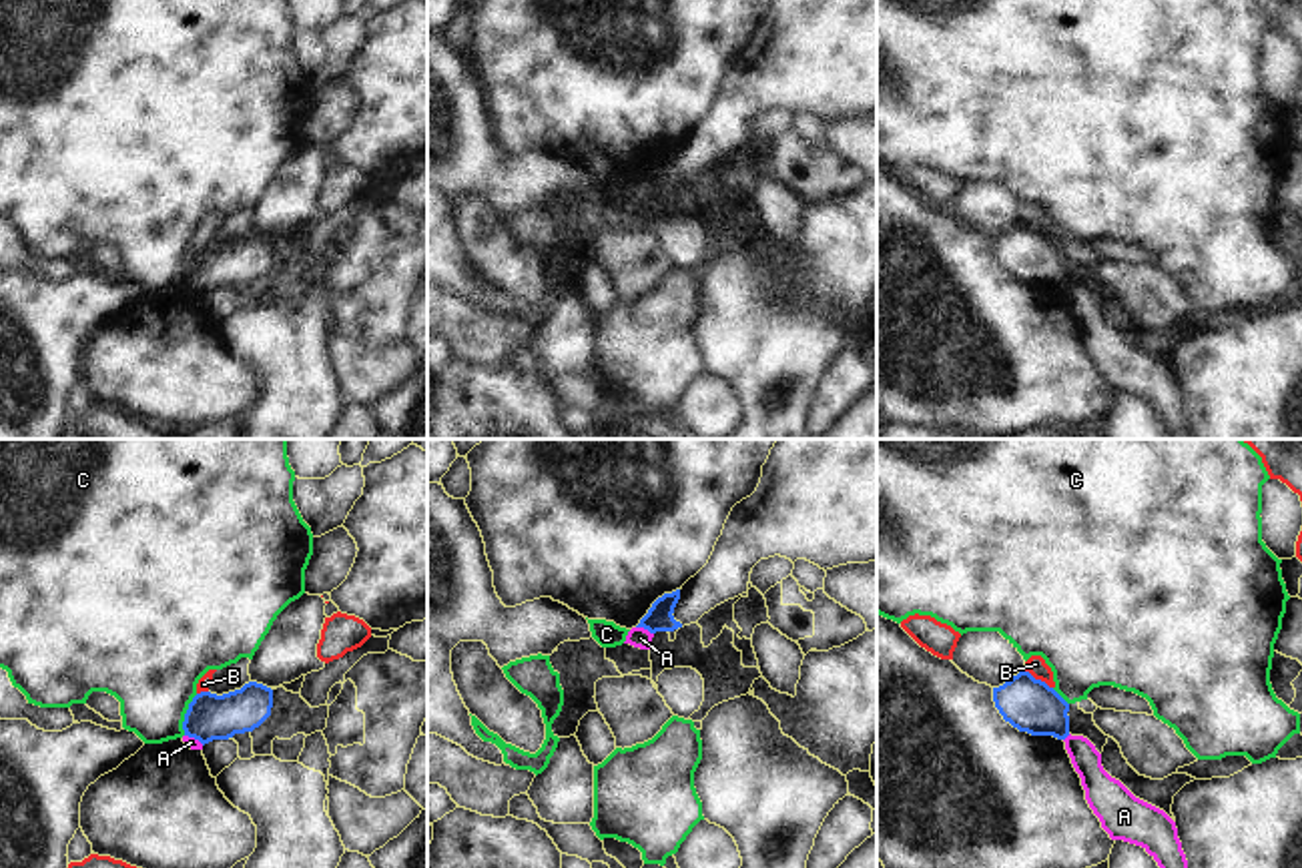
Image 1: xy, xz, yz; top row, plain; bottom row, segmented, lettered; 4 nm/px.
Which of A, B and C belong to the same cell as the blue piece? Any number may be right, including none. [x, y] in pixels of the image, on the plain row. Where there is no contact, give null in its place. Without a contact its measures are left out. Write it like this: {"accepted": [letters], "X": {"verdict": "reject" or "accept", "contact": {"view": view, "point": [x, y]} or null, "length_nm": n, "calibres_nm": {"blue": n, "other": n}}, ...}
{"accepted": [], "A": {"verdict": "reject", "contact": {"view": "xz", "point": [644, 179]}, "length_nm": 80, "calibres_nm": {"blue": 110, "other": 80}}, "B": {"verdict": "reject", "contact": {"view": "yz", "point": [1040, 231]}, "length_nm": 130, "calibres_nm": {"blue": 220, "other": 80}}, "C": {"verdict": "reject", "contact": {"view": "xy", "point": [185, 265]}, "length_nm": 180, "calibres_nm": {"blue": 190, "other": 400}}}

